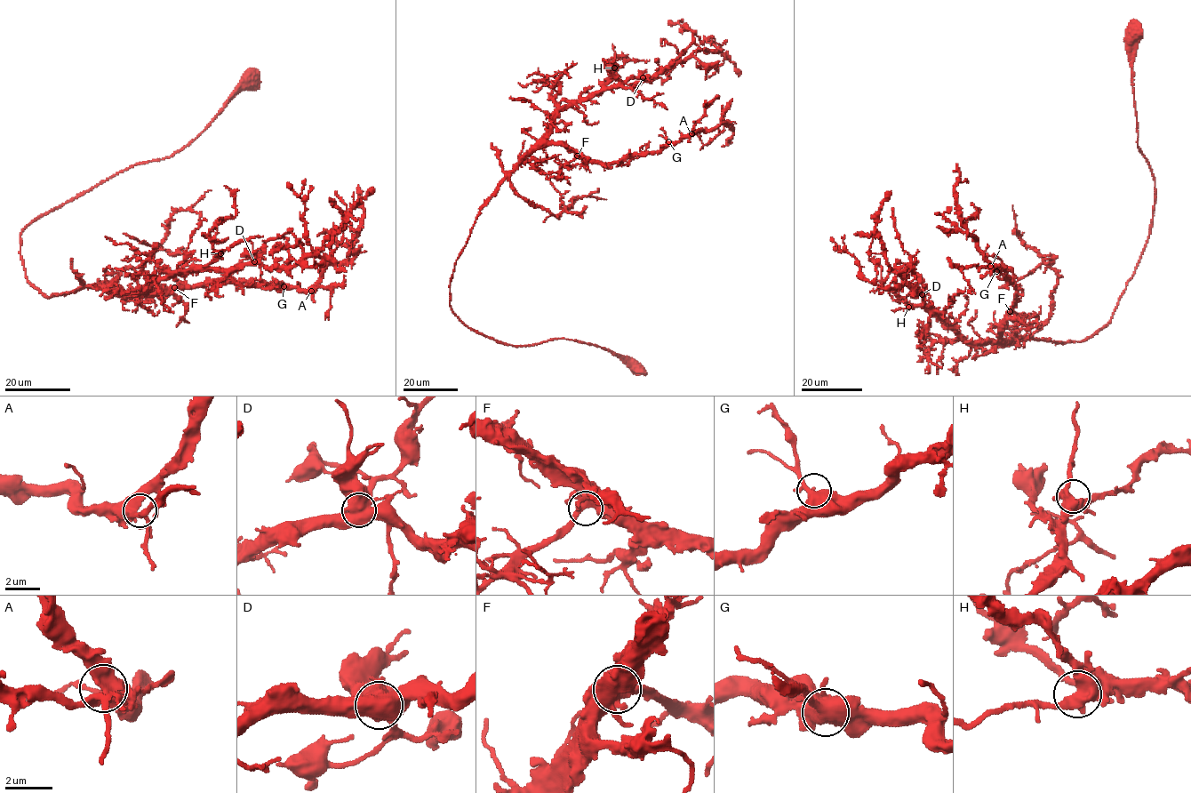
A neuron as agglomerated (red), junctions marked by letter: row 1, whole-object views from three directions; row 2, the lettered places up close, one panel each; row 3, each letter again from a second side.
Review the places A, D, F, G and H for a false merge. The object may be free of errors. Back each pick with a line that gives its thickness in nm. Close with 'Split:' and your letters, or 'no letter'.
D: calibre 650 nm
Split: D

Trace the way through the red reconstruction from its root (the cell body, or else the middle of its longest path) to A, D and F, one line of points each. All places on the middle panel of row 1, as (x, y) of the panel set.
A: (637, 367), (576, 340), (478, 333), (451, 308), (450, 282), (481, 206), (537, 149), (619, 163), (691, 133)
D: (637, 367), (576, 340), (515, 347), (478, 333), (454, 314), (450, 289), (481, 206), (552, 116), (643, 77)
F: (637, 367), (567, 339), (499, 342), (450, 305), (456, 260), (496, 188), (545, 145), (577, 156)

